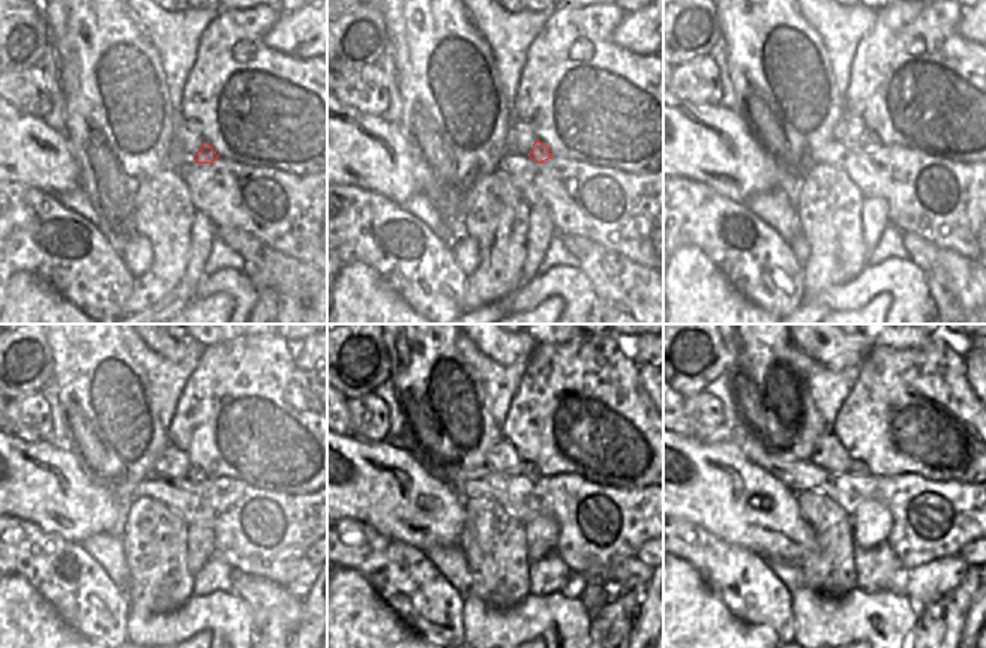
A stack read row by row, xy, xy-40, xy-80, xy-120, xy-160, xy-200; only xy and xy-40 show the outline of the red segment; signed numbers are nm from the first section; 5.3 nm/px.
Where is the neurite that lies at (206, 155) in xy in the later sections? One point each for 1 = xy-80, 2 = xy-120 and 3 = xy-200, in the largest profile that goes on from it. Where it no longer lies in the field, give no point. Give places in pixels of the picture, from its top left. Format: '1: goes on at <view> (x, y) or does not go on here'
1: goes on at xy-80 (869, 140)
2: goes on at xy-120 (195, 474)
3: goes on at xy-200 (856, 468)

